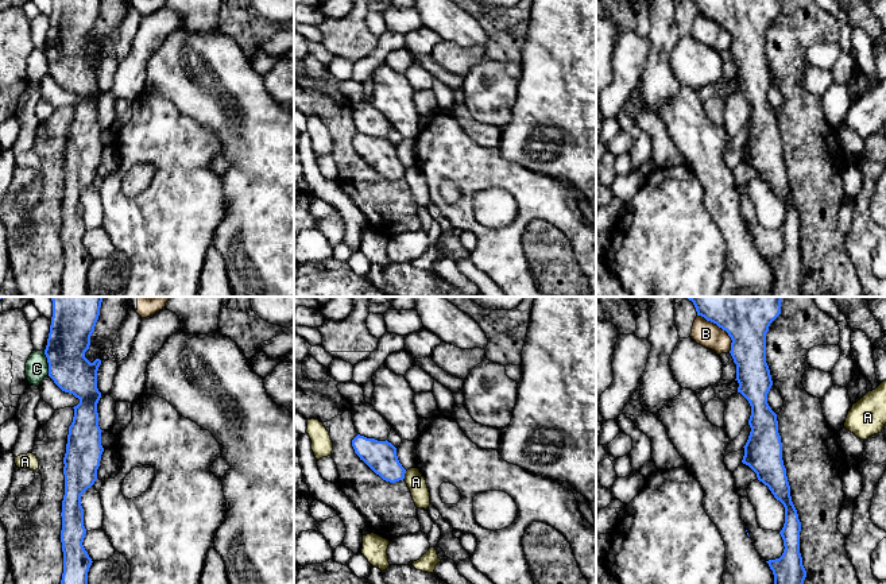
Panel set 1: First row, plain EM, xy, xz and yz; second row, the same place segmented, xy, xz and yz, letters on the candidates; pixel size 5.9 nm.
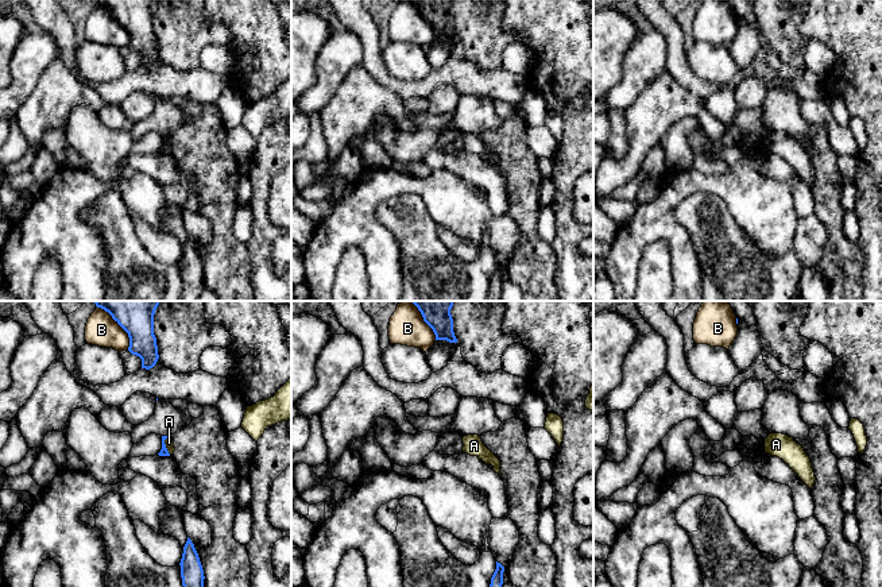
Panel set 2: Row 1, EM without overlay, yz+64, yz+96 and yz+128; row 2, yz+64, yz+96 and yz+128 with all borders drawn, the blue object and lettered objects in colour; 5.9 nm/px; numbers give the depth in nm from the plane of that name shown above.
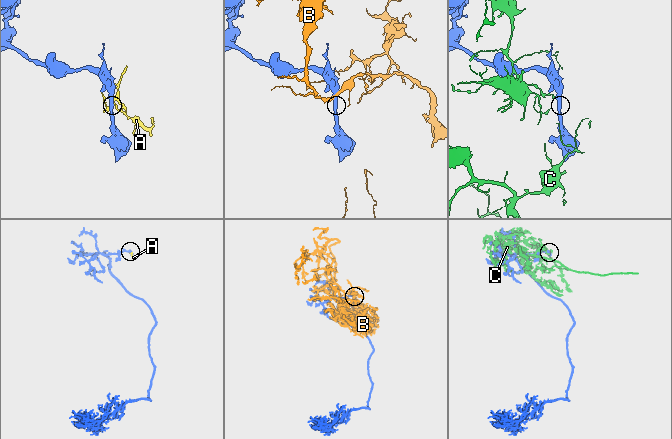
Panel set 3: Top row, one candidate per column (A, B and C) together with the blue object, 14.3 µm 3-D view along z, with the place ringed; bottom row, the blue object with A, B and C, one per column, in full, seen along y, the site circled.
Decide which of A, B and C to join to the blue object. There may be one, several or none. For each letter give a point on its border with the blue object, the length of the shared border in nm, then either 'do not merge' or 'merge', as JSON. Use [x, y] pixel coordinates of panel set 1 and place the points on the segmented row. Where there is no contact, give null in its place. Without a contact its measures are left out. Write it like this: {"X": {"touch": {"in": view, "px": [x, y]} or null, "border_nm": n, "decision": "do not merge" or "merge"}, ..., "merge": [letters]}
{"A": {"touch": {"in": "xz", "px": [403, 475]}, "border_nm": 60, "decision": "do not merge"}, "B": {"touch": {"in": "yz", "px": [722, 328]}, "border_nm": 300, "decision": "do not merge"}, "C": {"touch": {"in": "xy", "px": [47, 362]}, "border_nm": 160, "decision": "do not merge"}, "merge": []}

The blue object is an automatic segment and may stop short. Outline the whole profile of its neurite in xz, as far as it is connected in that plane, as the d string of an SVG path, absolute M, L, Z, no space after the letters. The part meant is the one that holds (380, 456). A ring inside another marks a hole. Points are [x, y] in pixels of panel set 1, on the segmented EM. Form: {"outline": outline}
{"outline": "M357 434L352 440L355 453L383 480L395 483L405 479L406 469L398 460L396 448L386 441Z"}

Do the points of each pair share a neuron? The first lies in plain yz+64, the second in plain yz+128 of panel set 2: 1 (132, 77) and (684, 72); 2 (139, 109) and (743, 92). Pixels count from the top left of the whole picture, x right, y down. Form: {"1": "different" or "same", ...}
{"1": "same", "2": "same"}

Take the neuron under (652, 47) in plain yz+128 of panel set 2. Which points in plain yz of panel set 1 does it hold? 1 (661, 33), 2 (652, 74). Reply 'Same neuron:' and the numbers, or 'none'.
Same neuron: none

